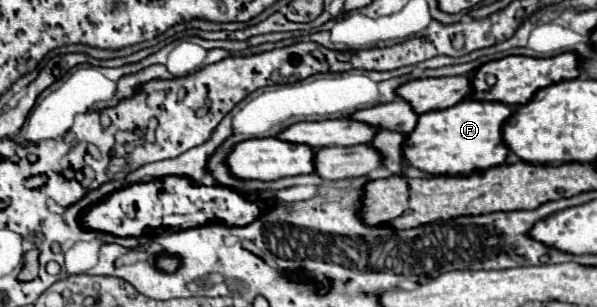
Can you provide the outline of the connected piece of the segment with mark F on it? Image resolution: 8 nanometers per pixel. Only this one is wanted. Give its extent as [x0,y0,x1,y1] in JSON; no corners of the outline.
[403,101,511,177]

